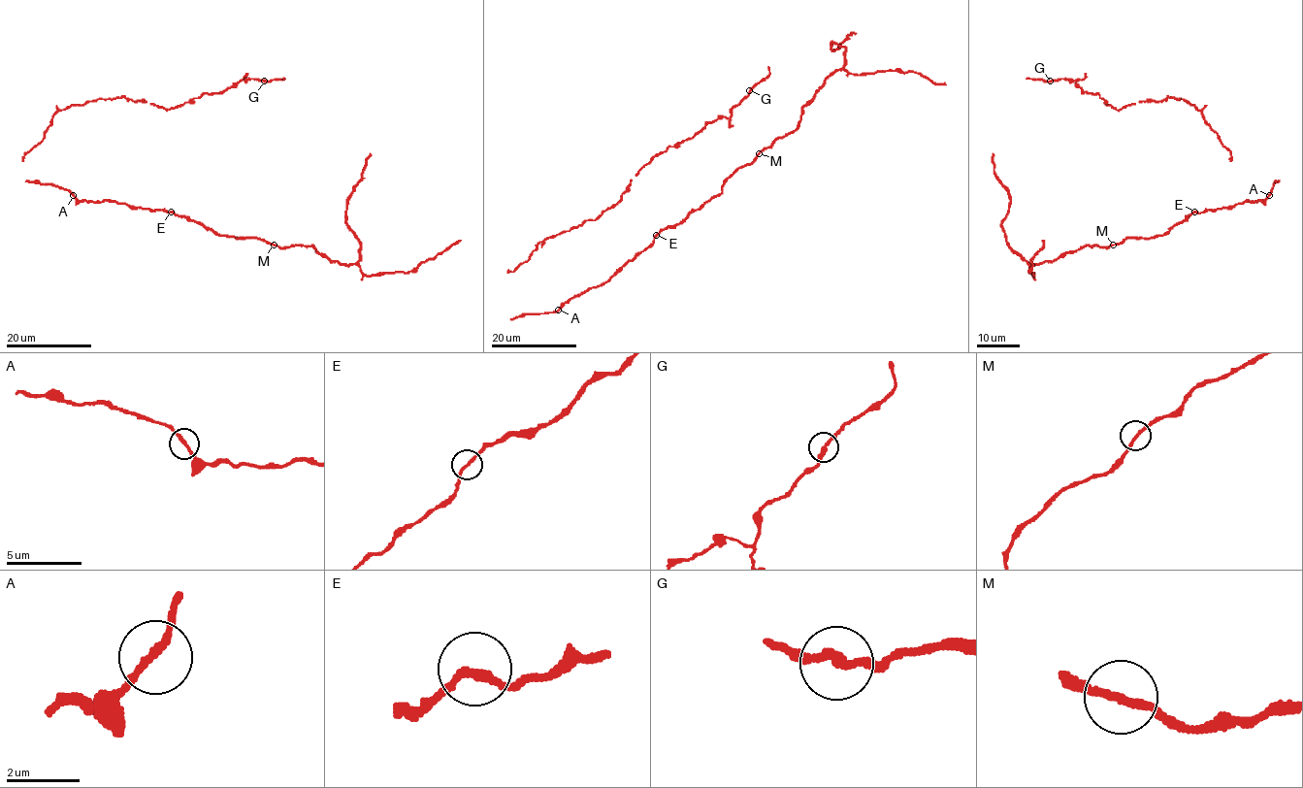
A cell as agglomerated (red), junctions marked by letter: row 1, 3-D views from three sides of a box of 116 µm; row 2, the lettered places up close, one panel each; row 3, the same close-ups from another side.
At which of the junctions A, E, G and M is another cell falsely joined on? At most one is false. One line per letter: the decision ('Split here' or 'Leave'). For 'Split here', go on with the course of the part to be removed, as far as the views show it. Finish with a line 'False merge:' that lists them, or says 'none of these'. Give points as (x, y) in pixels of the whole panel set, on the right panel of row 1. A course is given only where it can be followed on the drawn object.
A: Leave
E: Leave
G: Leave
M: Leave
False merge: none of these

